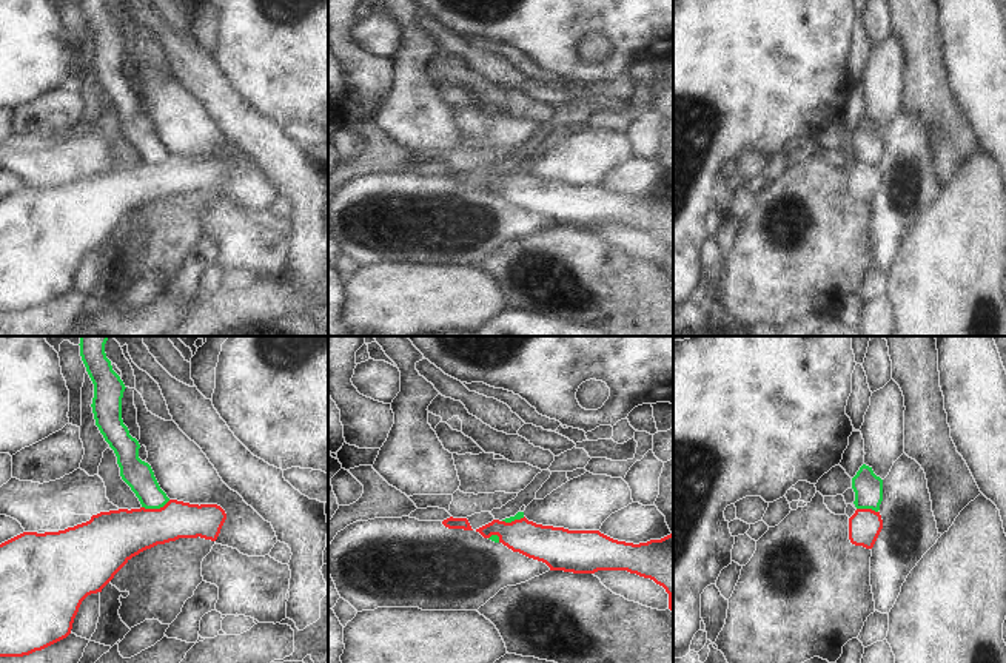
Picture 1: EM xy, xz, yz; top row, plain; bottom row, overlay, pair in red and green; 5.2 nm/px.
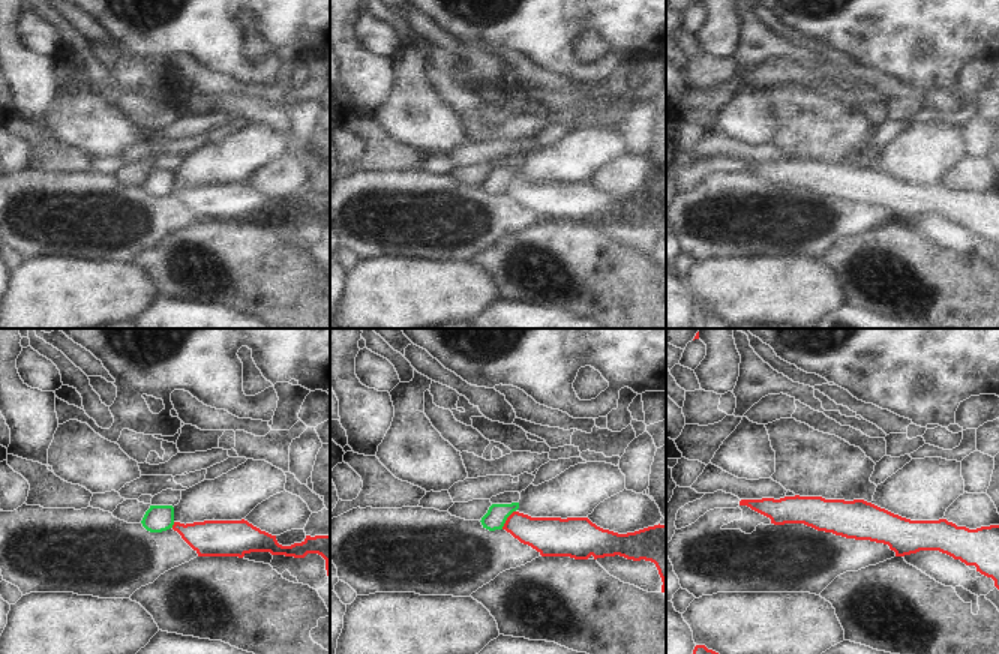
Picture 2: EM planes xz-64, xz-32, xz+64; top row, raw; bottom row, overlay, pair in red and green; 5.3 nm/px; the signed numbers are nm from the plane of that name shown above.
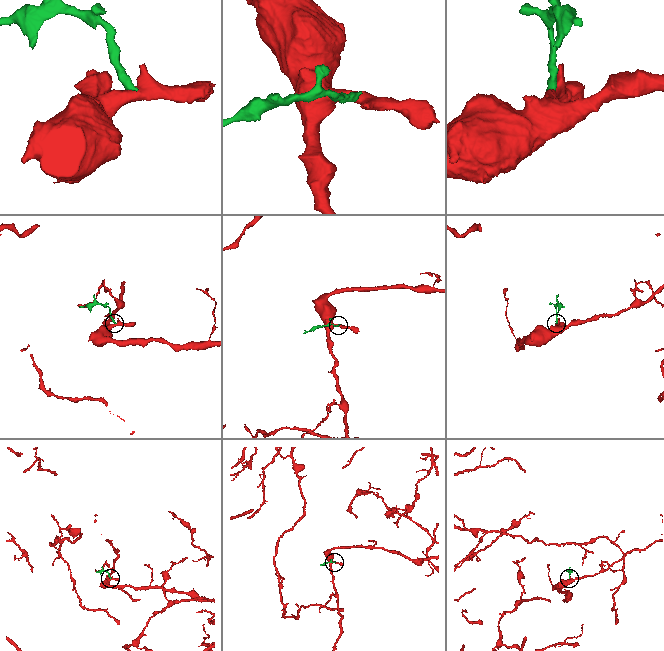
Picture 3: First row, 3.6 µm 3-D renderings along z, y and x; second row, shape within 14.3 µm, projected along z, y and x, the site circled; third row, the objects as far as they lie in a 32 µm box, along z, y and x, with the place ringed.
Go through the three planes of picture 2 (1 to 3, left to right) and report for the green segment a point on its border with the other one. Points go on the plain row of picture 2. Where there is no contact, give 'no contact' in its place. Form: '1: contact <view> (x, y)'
1: contact xz-64 (173, 189)
2: contact xz-32 (507, 183)
3: no contact

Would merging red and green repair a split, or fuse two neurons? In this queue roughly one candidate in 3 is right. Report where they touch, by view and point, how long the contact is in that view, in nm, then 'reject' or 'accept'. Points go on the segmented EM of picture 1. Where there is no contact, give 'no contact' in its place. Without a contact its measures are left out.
meets red in xy at (156, 509); contact 160 nm long; reject

